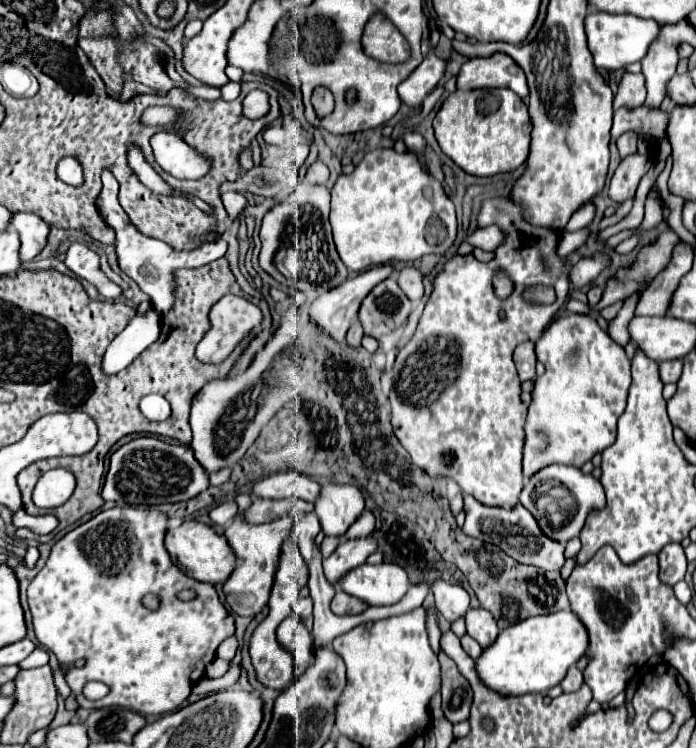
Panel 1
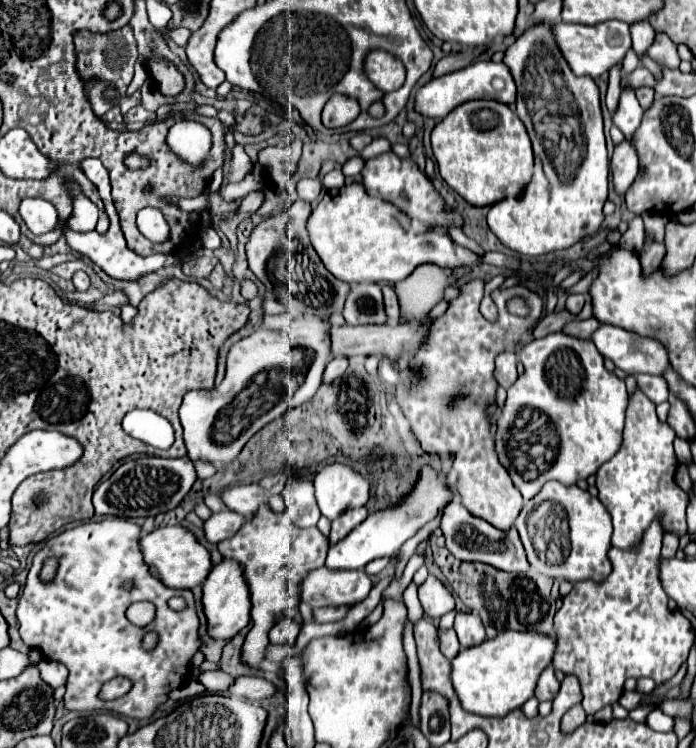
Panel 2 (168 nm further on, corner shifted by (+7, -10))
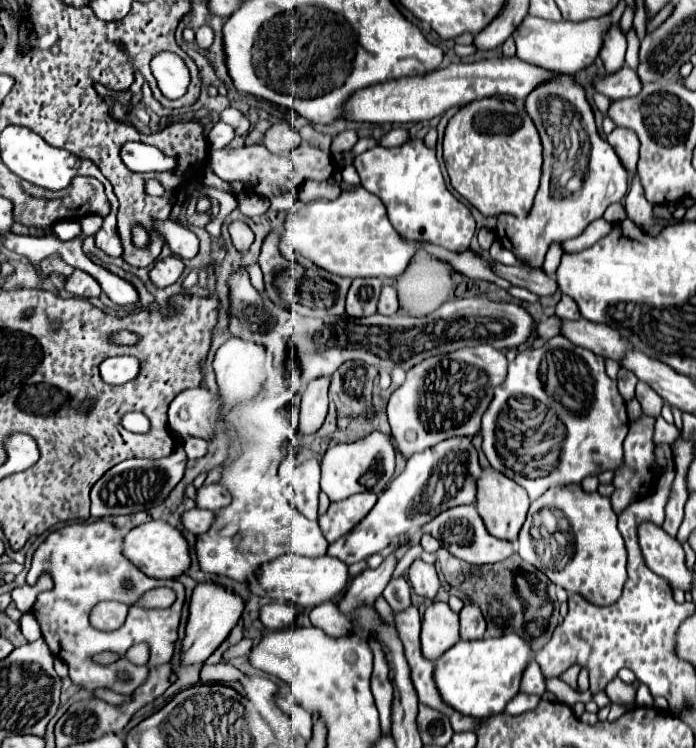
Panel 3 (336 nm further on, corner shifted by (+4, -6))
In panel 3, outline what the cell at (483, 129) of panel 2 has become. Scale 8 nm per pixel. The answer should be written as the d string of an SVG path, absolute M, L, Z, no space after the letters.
M482 98L462 106L448 122L444 130L444 164L450 176L452 188L466 198L474 208L478 208L484 216L498 214L514 214L524 218L532 208L534 194L540 184L540 168L542 168L542 144L536 132L536 126L528 118L528 114L512 104L512 110L506 108L502 98Z

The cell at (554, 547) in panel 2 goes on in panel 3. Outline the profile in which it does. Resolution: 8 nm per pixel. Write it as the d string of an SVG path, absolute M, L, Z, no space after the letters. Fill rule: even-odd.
M580 484L552 486L542 498L530 504L528 518L518 534L518 554L544 572L556 586L578 592L590 598L592 604L606 606L616 602L626 582L626 548L618 530L618 516L606 496L586 492ZM544 508L552 510L558 518L554 532L542 526Z

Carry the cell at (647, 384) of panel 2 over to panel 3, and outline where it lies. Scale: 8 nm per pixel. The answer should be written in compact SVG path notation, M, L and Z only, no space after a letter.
M638 382L636 384L636 398L640 400L644 414L648 414L652 418L658 418L660 416L660 410L664 406L664 400L646 382Z

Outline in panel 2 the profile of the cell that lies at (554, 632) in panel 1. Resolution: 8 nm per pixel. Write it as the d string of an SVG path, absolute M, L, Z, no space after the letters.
M507 630L493 640L479 646L459 650L451 660L451 684L465 708L477 716L507 716L511 710L521 708L535 690L539 674L551 664L555 652L555 638L537 632Z

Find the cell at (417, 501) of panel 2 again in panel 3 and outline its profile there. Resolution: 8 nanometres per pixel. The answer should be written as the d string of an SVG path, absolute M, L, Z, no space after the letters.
M450 438L448 442L440 442L432 450L424 450L414 454L404 472L394 478L386 490L378 496L376 506L370 510L364 522L356 524L352 532L344 538L338 538L328 546L328 554L336 556L346 564L356 564L360 560L370 558L376 552L382 552L390 544L396 542L398 536L418 530L440 512L458 506L472 504L476 498L476 478L480 476L478 454L470 444L470 438Z

